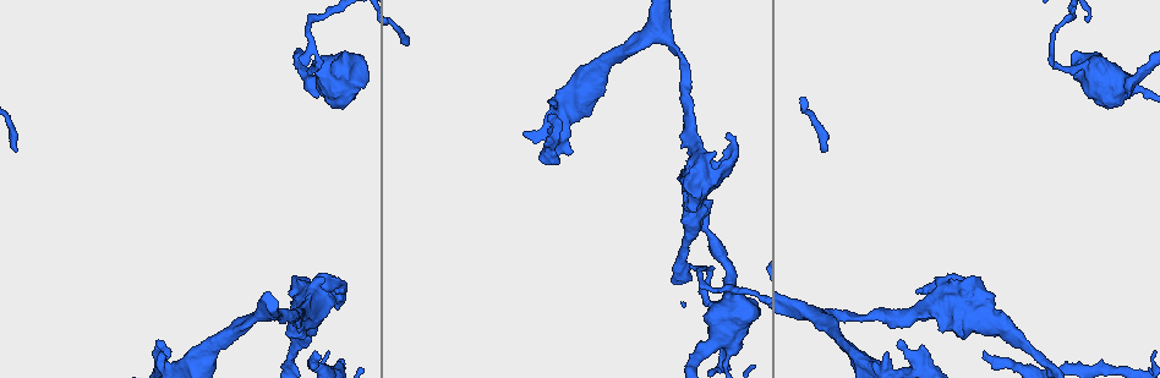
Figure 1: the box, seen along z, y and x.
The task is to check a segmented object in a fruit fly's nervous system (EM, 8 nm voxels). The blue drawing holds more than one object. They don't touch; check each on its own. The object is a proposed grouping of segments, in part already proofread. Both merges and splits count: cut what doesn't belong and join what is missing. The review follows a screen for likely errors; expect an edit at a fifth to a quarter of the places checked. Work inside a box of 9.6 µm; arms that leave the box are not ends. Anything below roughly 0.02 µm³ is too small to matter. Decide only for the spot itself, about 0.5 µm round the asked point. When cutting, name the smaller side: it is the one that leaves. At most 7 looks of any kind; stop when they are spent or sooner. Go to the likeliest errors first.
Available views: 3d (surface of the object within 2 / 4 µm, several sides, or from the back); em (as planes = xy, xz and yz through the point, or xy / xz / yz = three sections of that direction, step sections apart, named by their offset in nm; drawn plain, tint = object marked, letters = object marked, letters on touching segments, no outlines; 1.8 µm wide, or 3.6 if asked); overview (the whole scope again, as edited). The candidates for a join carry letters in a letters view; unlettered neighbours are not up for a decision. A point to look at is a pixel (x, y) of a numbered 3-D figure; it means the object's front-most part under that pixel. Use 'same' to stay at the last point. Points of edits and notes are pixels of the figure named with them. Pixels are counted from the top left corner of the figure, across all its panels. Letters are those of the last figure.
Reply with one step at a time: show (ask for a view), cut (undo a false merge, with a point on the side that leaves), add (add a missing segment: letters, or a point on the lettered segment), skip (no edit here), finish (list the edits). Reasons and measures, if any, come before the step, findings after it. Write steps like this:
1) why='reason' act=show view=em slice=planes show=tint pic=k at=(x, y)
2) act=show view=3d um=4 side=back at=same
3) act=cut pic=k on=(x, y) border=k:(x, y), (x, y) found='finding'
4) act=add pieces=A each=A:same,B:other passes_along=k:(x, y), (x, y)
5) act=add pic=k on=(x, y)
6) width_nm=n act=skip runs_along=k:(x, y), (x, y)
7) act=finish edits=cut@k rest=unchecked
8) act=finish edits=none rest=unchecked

why='sharp bend' act=show view=em slice=planes show=plain pic=1 at=(818, 313)

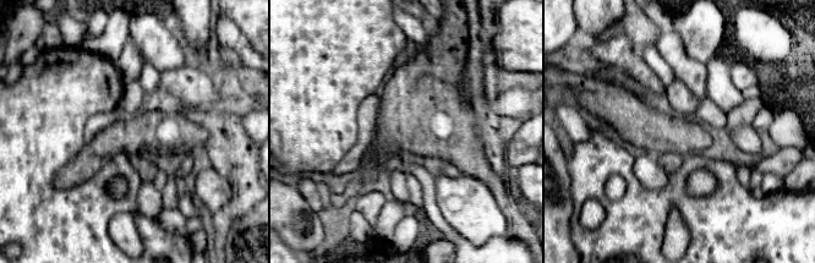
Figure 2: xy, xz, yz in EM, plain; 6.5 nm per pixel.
why='with the object marked' act=show view=em slice=planes show=tint at=same

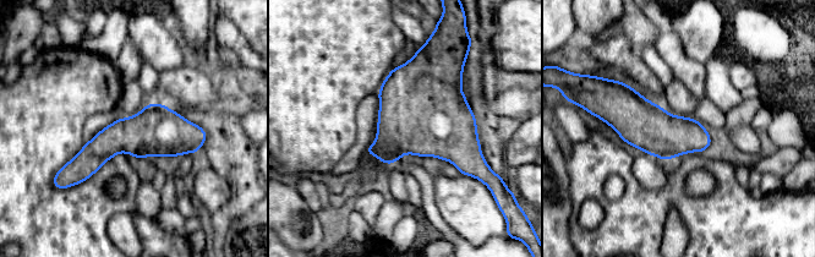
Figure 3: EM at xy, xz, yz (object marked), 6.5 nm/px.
act=show view=em slice=planes show=letters at=same

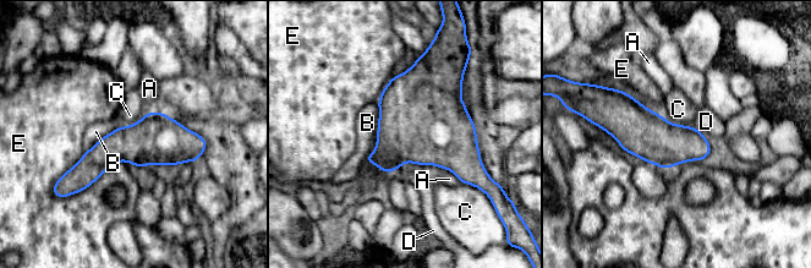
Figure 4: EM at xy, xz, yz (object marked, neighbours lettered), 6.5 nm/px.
act=skip each=A:other,B:other,C:other,D:other,E:other runs_along=4:(202, 142), (125, 143), (69, 175) found='one cell here'

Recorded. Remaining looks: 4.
why='calibre changes' act=show view=3d um=4 side=back pic=1 at=(725, 333)

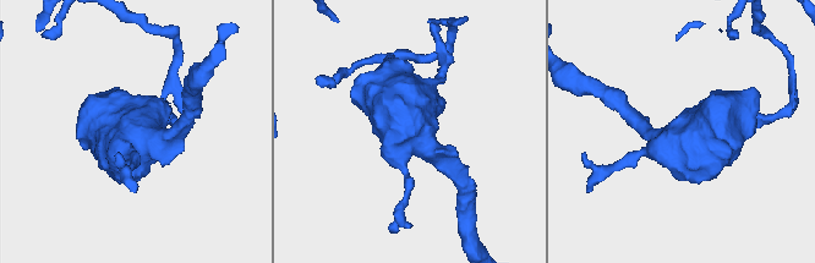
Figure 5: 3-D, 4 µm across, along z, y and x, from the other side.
why='need the tissue' act=show view=em slice=yz step=8 show=tint pic=5 at=(409, 126)

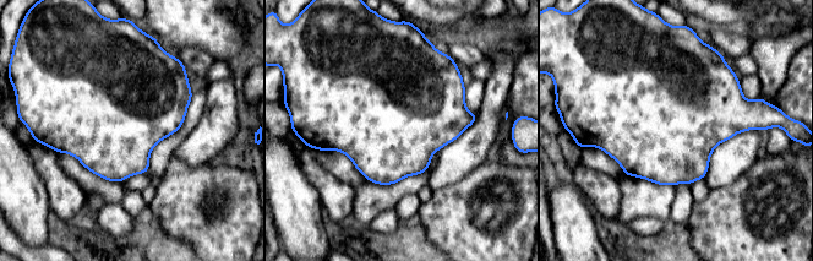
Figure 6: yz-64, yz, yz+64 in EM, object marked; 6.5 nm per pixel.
why='cut it another way' act=show view=em slice=planes show=letters at=same

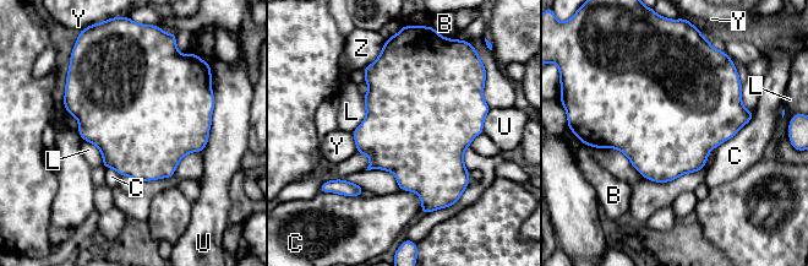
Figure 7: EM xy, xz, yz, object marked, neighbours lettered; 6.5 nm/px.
act=skip each=B:other,C:other,L:other,U:other,Y:other,Z:other border=7:(364, 96), (365, 118), (351, 131) found='all the same cell'

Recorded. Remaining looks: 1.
act=finish edits=none rest=unchecked

